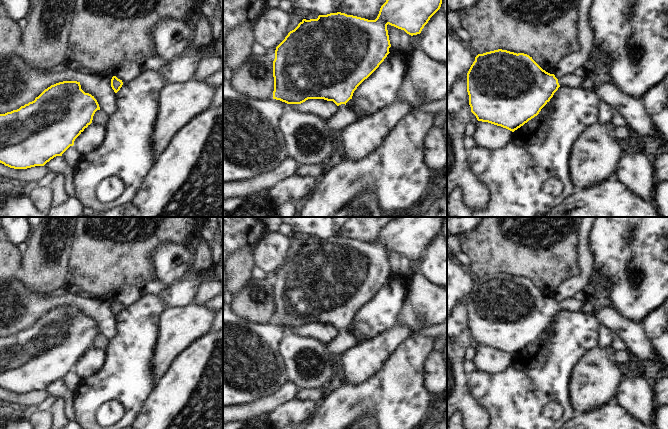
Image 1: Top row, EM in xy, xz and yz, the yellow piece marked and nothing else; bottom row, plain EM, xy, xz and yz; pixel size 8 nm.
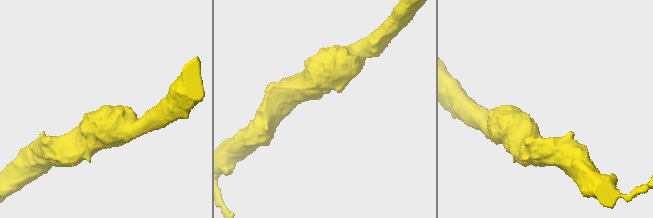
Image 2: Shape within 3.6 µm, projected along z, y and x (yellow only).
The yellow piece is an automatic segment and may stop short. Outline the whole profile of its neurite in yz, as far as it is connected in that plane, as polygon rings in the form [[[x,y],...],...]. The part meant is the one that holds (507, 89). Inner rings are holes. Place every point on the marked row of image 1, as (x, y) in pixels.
[[[494,50],[478,54],[467,73],[467,92],[471,112],[478,121],[488,122],[512,132],[539,114],[560,86],[581,87],[583,73],[557,79],[524,53]]]

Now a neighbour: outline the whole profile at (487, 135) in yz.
[[[478,121],[475,135],[477,146],[486,149],[499,149],[505,147],[513,137],[513,132],[488,122]]]

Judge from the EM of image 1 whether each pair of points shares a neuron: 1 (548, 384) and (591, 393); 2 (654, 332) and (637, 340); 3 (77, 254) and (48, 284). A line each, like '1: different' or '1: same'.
1: different
2: different
3: different

